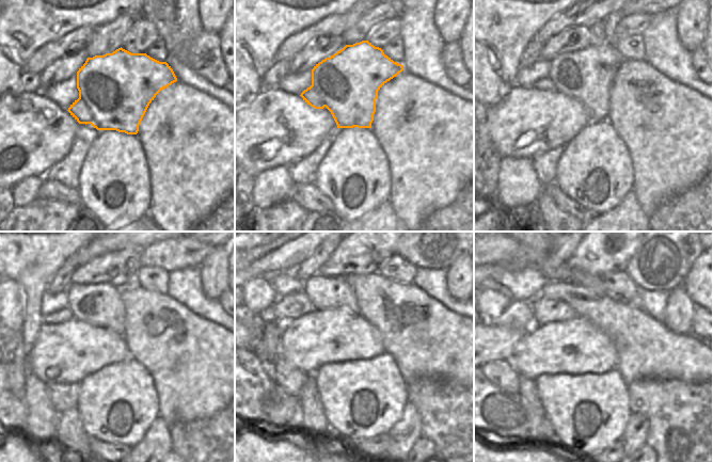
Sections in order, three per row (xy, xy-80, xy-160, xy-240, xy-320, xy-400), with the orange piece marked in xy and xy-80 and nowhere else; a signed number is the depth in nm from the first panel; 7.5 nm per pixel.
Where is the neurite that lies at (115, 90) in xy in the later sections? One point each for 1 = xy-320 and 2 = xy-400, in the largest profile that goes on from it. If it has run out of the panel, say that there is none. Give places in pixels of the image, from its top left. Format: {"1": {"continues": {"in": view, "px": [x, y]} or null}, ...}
{"1": {"continues": {"in": "xy-320", "px": [320, 291]}}, "2": {"continues": {"in": "xy-400", "px": [540, 311]}}}

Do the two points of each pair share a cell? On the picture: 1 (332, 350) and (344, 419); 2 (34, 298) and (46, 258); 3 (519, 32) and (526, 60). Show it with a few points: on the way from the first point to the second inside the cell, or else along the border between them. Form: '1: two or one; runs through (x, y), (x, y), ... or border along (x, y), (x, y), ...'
1: two; border along (359, 360), (328, 362), (313, 372)
2: one; runs through (34, 288), (34, 270), (36, 268)
3: two; border along (533, 37), (521, 57), (519, 69)

